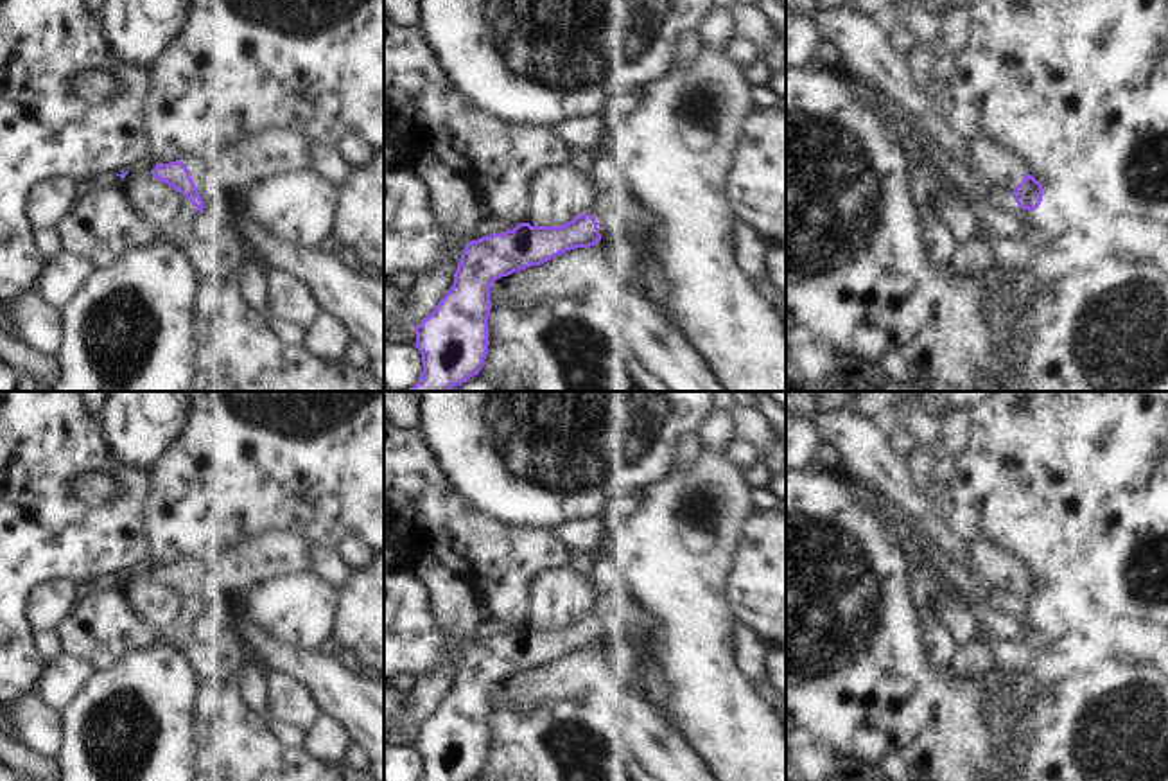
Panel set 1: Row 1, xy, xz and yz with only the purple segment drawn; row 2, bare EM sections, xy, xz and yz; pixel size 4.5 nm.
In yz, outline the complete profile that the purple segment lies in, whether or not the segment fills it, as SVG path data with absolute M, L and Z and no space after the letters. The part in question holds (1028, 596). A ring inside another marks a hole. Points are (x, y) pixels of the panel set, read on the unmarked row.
M987 539L967 542L972 578L985 589L1007 592L1023 612L1035 612L1042 603L1042 587L1026 575L1021 560Z

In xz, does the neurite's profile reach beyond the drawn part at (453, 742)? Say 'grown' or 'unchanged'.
grown

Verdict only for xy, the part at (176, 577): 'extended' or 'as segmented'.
extended

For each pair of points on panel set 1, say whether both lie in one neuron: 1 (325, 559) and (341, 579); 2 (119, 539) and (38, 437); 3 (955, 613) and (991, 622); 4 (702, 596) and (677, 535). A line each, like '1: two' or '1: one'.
1: one
2: one
3: one
4: one

